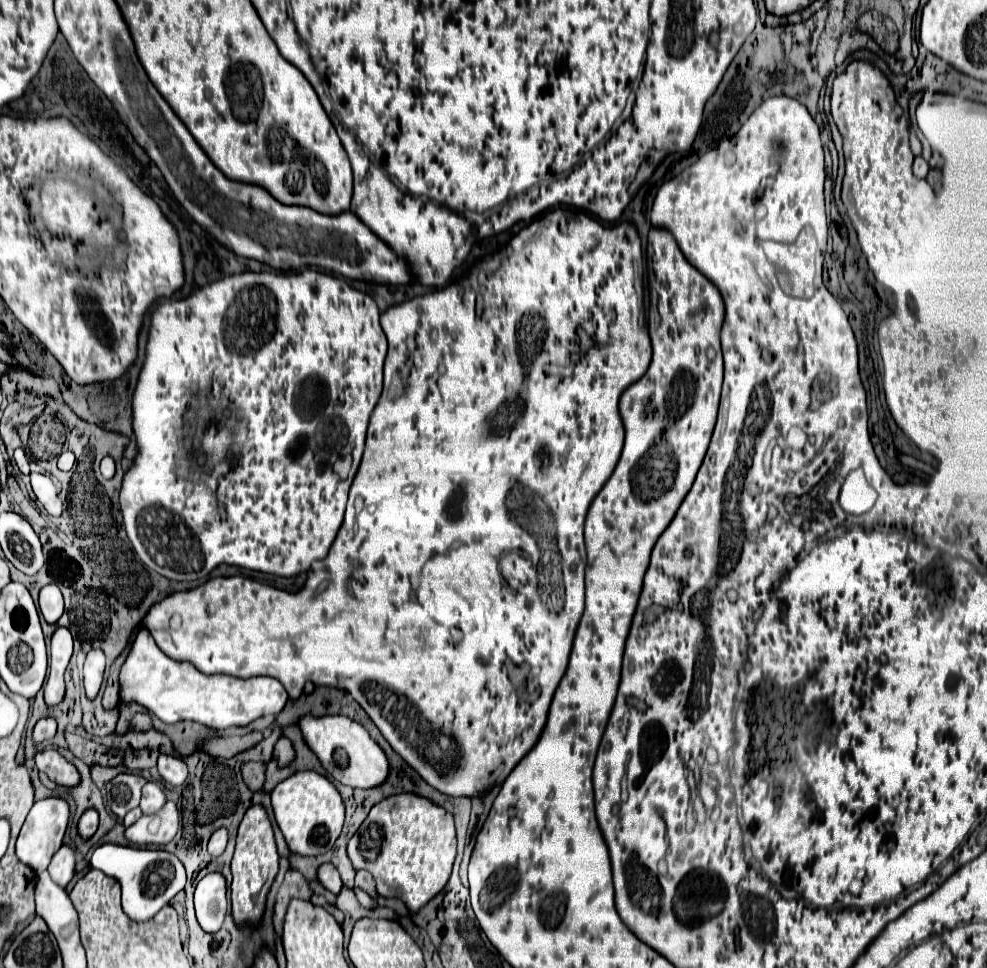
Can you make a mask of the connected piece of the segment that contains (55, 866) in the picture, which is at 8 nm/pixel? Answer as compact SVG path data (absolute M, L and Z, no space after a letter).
M61 846L61 850L53 856L53 860L49 864L49 874L51 874L53 882L57 882L59 886L65 888L75 874L75 848Z

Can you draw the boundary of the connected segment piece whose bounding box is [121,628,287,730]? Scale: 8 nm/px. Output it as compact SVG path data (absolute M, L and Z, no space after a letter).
M141 628L121 668L121 702L133 700L165 724L191 720L215 730L225 730L231 726L247 726L269 714L277 716L287 702L287 692L279 680L269 676L243 680L227 674L203 674L191 662L171 660L159 650L149 630Z

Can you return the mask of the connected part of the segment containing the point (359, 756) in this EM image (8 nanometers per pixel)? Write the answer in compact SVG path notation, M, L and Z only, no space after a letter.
M303 716L299 720L299 728L309 744L309 748L317 754L319 762L323 768L341 784L351 786L351 788L377 788L381 786L387 776L389 776L389 762L383 750L377 746L377 742L371 740L369 732L349 720L347 716L323 716L323 718L313 718L313 716Z

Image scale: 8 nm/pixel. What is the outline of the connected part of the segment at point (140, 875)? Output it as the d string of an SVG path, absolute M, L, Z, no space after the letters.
M103 844L91 856L91 866L115 878L123 890L123 910L131 920L143 922L155 916L169 900L185 888L185 868L177 856L165 850L141 850L119 844Z

